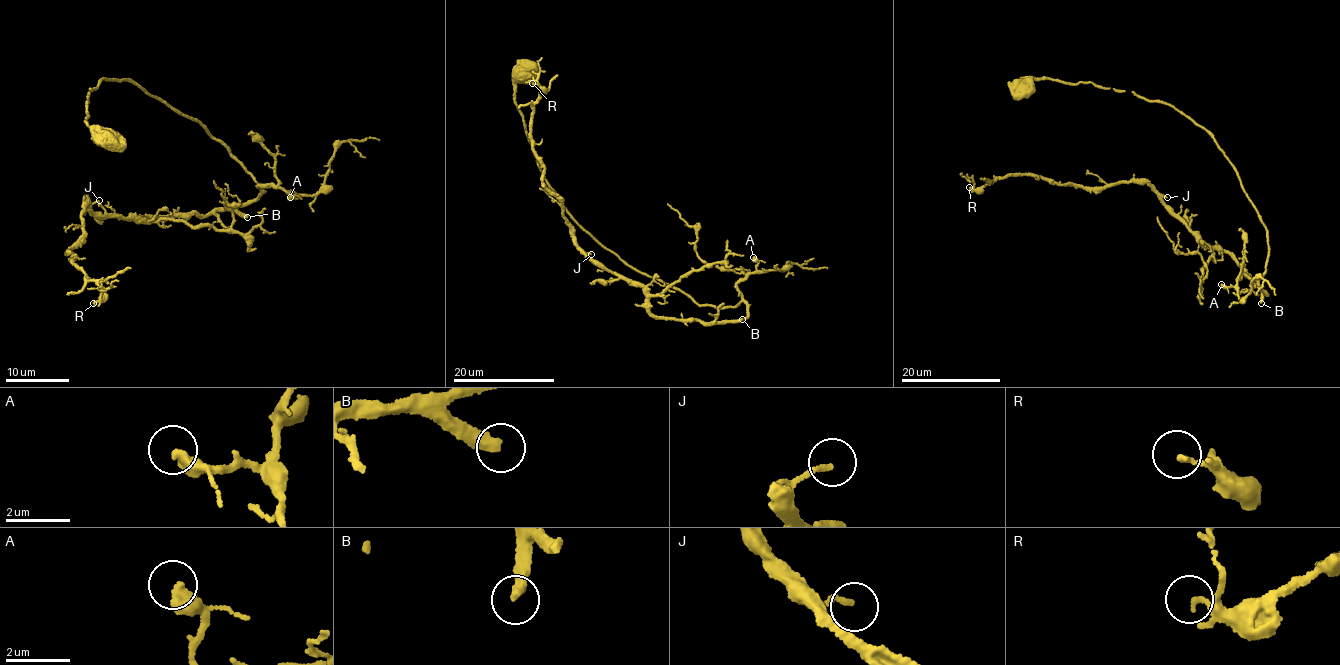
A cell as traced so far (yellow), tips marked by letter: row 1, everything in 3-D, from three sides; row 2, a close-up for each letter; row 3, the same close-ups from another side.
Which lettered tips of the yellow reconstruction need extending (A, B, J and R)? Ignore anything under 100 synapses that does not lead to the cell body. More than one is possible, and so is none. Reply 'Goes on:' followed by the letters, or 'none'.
Goes on: B

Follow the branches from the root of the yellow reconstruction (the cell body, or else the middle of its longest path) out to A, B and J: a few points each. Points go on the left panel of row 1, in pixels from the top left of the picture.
A: (106, 138), (84, 120), (86, 95), (101, 78), (123, 78), (199, 122), (259, 186), (290, 197)
B: (106, 138), (84, 120), (86, 95), (123, 78), (251, 176), (247, 217)
J: (106, 138), (84, 120), (86, 95), (123, 78), (199, 122), (261, 193), (144, 222), (98, 215), (99, 200)

